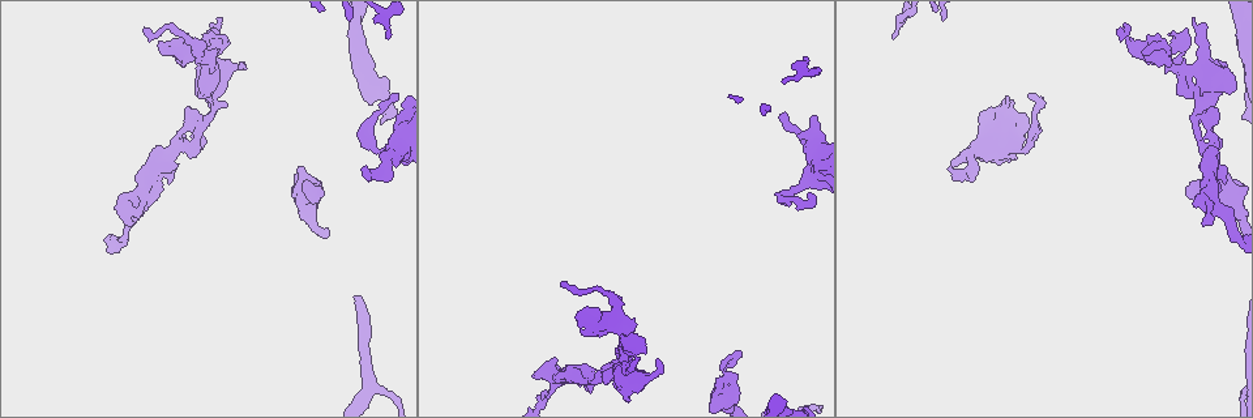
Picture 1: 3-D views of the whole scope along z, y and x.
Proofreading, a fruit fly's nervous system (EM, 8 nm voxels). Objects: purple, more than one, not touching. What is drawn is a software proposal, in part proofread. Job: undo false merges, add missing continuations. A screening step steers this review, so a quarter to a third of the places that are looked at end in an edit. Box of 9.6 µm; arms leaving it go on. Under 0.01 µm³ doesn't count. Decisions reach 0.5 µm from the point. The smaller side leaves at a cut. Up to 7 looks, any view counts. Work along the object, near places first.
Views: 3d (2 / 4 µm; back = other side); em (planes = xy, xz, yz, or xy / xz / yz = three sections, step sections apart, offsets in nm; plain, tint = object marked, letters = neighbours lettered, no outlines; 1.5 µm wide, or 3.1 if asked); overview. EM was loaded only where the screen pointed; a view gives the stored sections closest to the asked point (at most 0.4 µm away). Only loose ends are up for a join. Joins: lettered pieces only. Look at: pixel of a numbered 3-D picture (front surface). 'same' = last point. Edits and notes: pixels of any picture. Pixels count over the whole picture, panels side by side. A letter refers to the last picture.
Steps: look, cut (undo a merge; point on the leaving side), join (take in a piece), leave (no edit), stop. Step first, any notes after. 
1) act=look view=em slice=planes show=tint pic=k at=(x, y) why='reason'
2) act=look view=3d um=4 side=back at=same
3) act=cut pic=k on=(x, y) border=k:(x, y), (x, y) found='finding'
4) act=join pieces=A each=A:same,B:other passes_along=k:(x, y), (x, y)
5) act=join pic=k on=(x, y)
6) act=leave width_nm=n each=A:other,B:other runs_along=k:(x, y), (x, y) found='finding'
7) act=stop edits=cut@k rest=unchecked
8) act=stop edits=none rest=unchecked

act=look view=em slice=planes show=letters pic=1 at=(239, 67) why='tapers out'

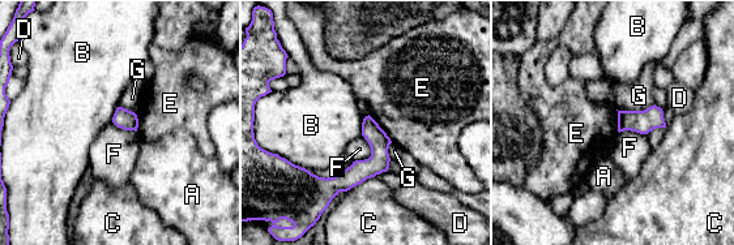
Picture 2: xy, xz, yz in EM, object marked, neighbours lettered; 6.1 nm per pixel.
act=leave each=A:other,B:other,C:other,D:other,E:other,F:other,G:other runs_along=2:(368, 120), (375, 157), (325, 192) found='none of them fits'

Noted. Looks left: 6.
act=look view=em slice=xz step=4 show=tint pic=1 at=(311, 184) why='free end'

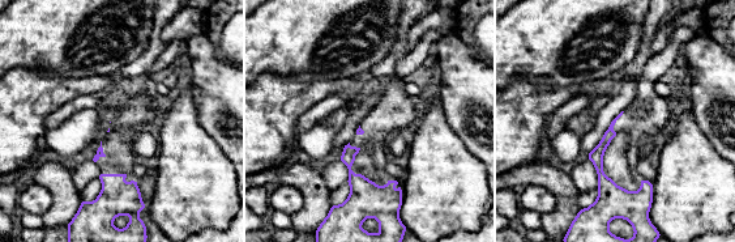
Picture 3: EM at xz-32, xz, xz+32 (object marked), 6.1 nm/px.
act=look view=em slice=planes show=letters at=same why='another direction'

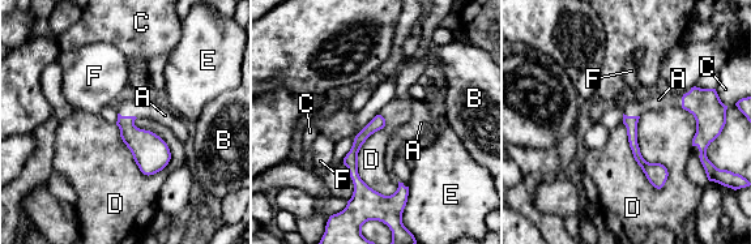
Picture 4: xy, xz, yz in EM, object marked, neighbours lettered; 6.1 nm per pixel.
act=join pieces=A each=A:same,B:other,C:other,D:other,E:other,F:other found='it goes on there'

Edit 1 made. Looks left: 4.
act=look view=em slice=xz step=8 show=plain pic=1 at=(387, 37) why='an open end'

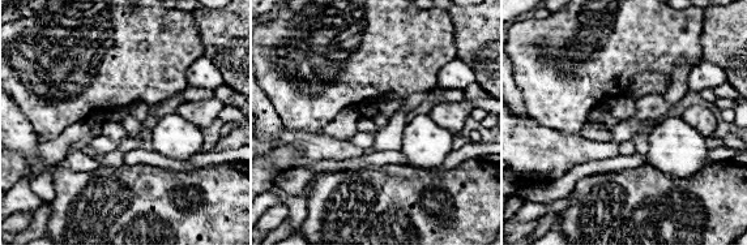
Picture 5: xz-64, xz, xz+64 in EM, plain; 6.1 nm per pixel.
act=look view=em slice=xz step=8 show=letters at=same

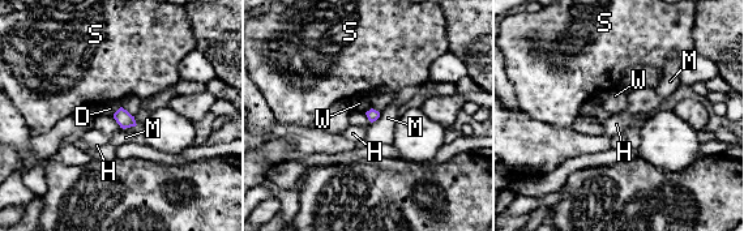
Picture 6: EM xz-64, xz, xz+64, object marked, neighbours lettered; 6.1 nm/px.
act=leave each=D:other,H:other,M:other,S:other,W:other border=6:(371, 107), (366, 112) found='no lettered piece goes on from it'

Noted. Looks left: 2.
act=stop edits=join@4 rest=unchecked

